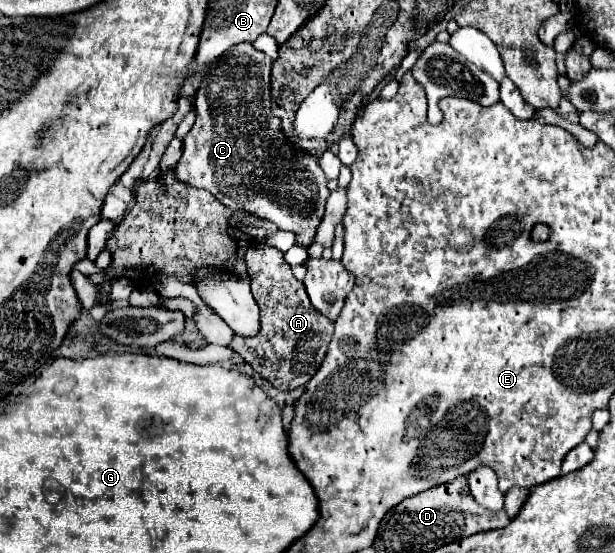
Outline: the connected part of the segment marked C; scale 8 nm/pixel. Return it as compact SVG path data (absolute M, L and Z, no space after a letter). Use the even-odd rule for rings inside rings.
M237 44L229 56L233 58L217 58L215 62L211 62L207 66L207 72L203 76L203 84L195 96L195 114L197 114L197 120L191 128L191 132L185 136L183 140L183 156L175 168L175 178L183 184L189 184L193 188L203 188L207 192L211 192L223 206L227 206L229 210L245 210L249 214L253 214L257 220L267 220L267 222L273 222L279 230L289 230L293 232L297 238L295 238L295 244L297 246L303 246L303 248L309 248L313 242L315 242L315 234L317 234L317 228L323 220L323 210L325 210L325 200L329 196L329 188L327 188L327 178L319 166L319 160L315 154L309 154L305 150L301 150L299 146L295 146L293 142L289 142L285 138L285 134L281 132L281 120L271 112L271 90L269 90L269 82L271 82L271 60L257 52L251 44Z

